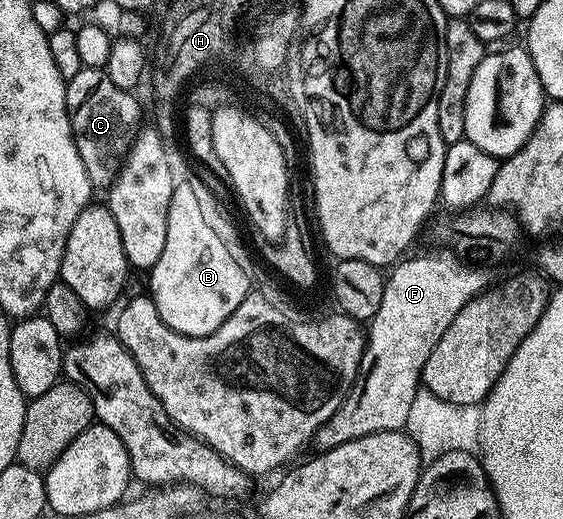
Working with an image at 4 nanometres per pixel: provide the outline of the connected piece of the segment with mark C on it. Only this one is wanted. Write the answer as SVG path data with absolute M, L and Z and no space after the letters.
M97 70L97 86L89 86L89 94L81 90L81 94L77 94L77 98L81 98L77 106L73 106L73 98L65 98L75 148L89 183L94 188L109 188L113 185L126 162L129 150L143 130L141 106L133 96L128 90L120 90L105 70Z

